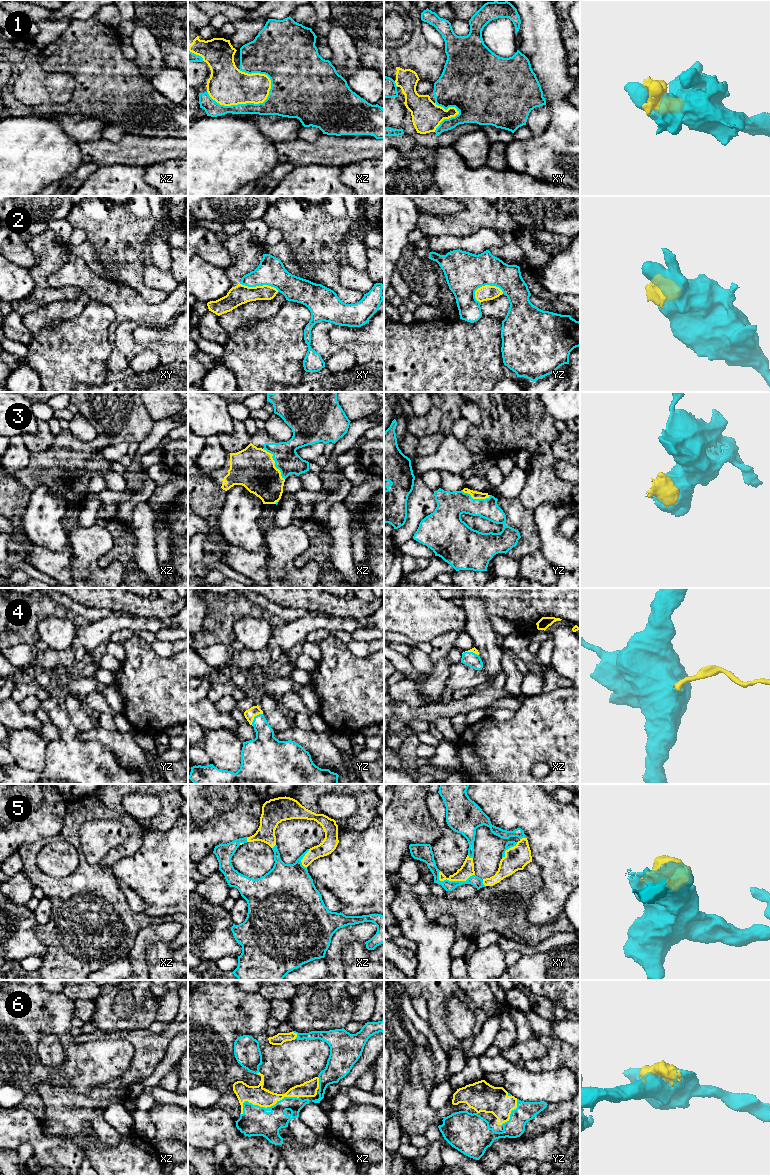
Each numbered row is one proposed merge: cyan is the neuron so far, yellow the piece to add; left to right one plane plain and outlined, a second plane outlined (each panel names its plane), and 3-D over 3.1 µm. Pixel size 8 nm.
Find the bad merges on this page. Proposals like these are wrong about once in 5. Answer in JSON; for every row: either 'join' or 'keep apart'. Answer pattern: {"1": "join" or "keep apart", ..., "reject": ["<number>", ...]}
{"1": "keep apart", "2": "keep apart", "3": "join", "4": "join", "5": "join", "6": "join", "reject": ["1", "2"]}

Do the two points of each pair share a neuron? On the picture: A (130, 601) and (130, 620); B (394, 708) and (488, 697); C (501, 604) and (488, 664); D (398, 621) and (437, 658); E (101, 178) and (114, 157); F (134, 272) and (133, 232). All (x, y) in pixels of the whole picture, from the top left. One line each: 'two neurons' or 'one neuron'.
A: two neurons
B: one neuron
C: two neurons
D: two neurons
E: two neurons
F: one neuron

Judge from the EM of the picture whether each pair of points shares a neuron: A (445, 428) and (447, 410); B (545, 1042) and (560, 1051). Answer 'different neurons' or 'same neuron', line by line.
A: same neuron
B: different neurons

